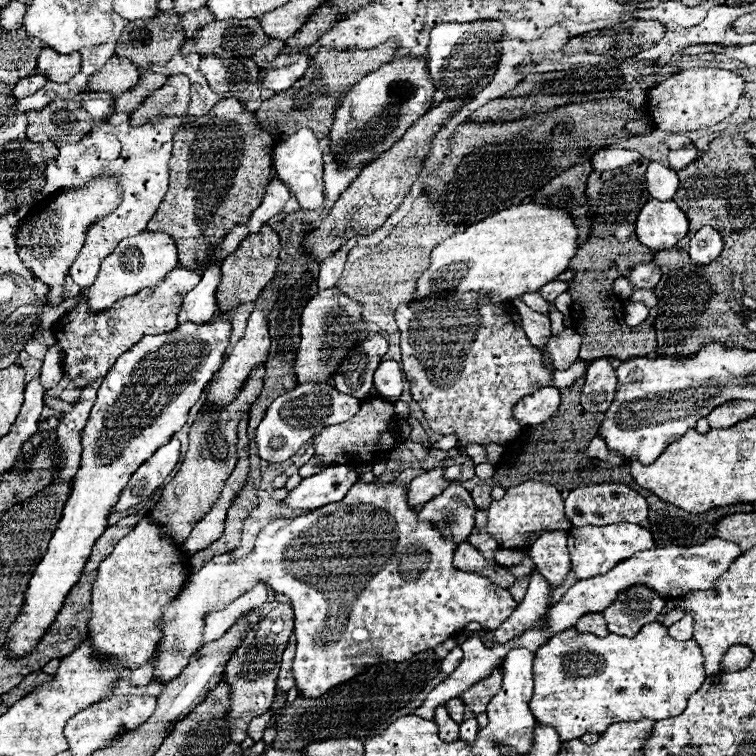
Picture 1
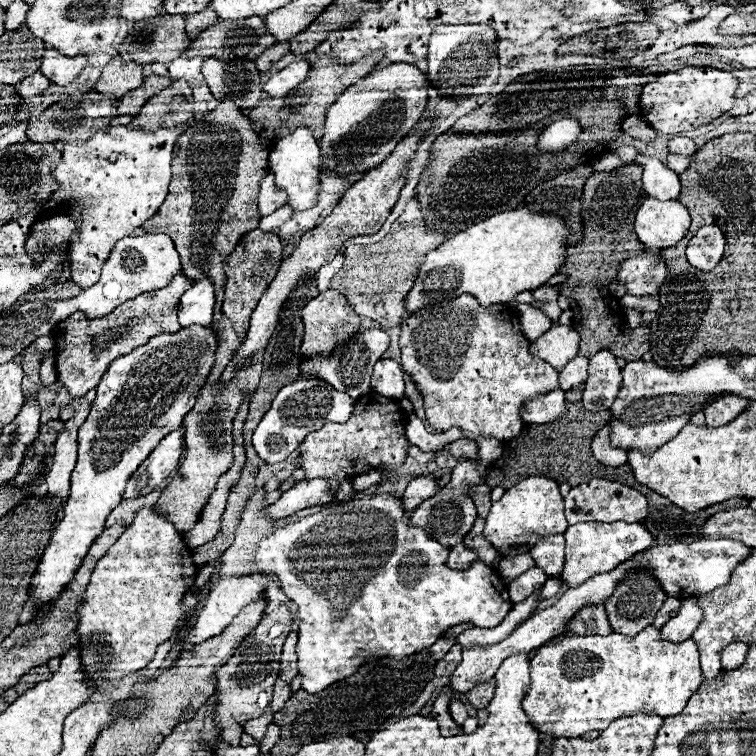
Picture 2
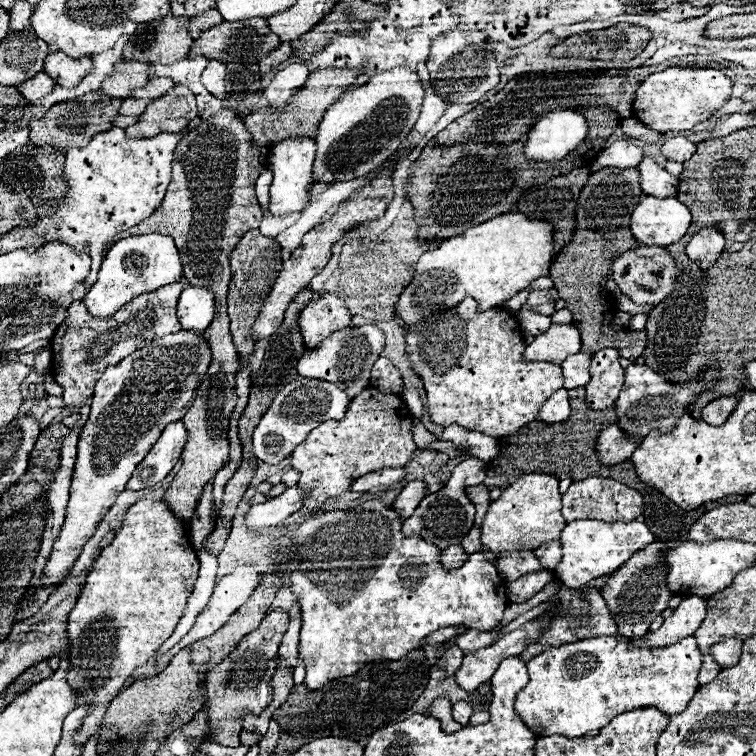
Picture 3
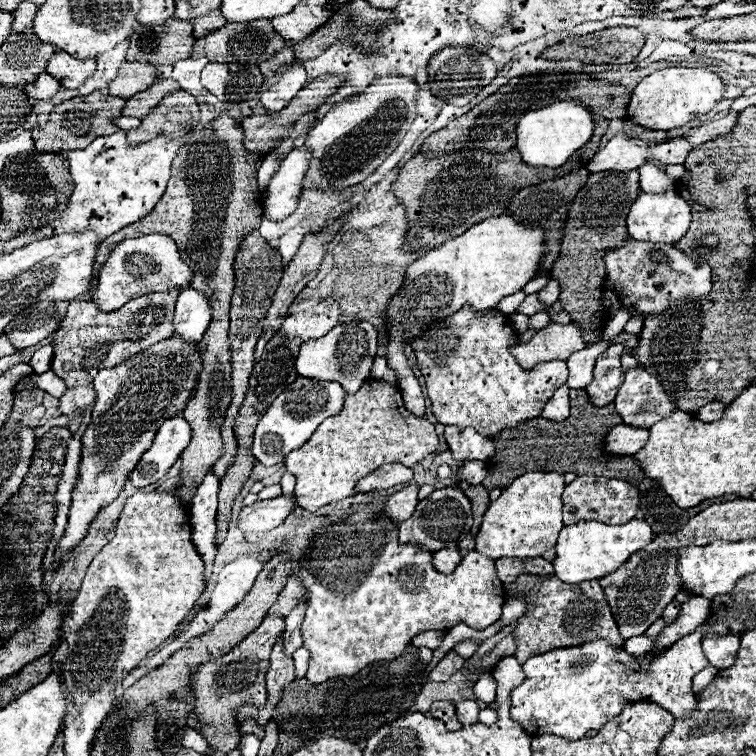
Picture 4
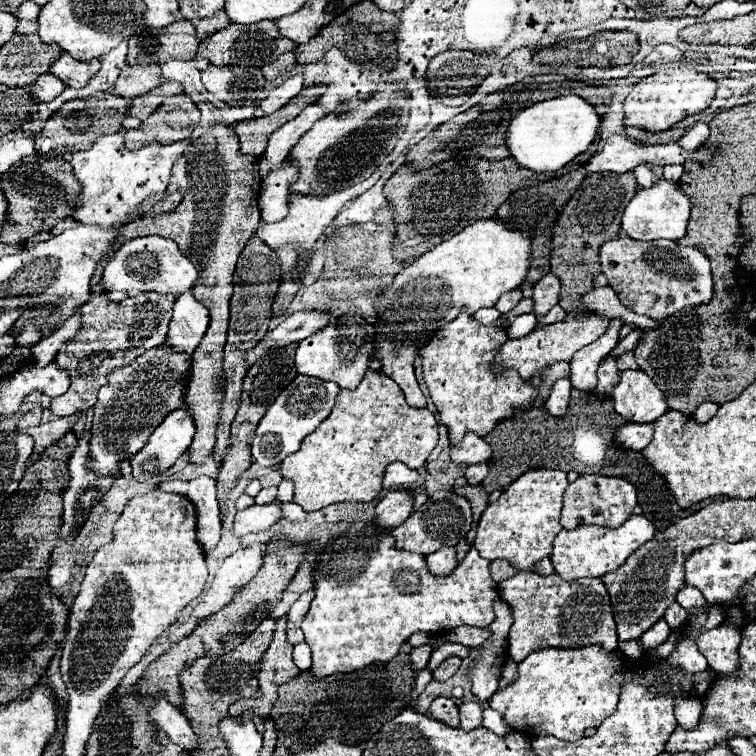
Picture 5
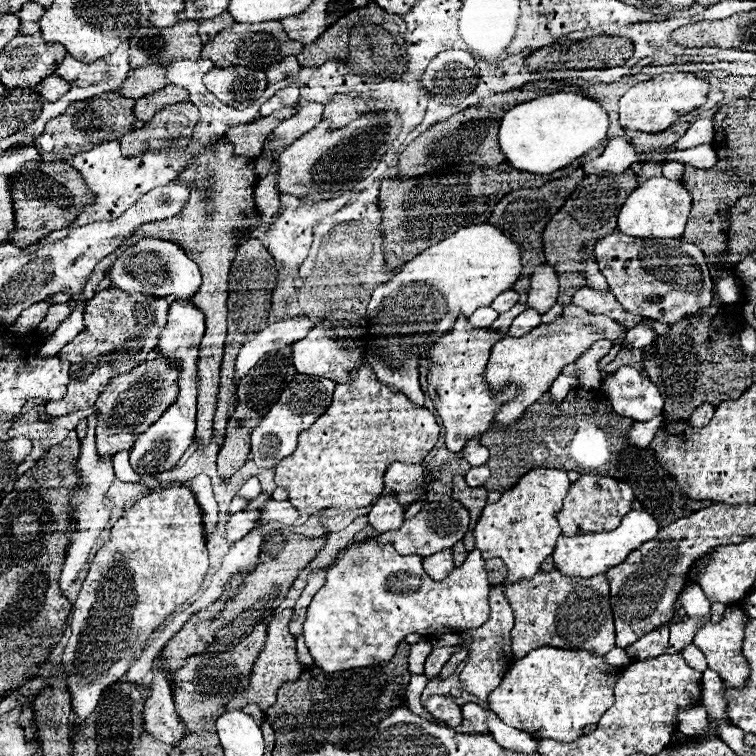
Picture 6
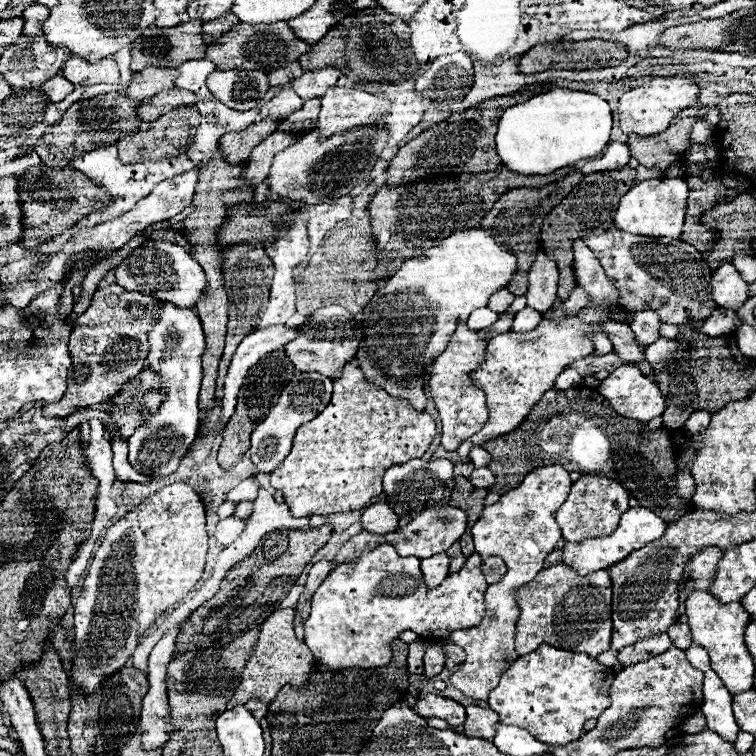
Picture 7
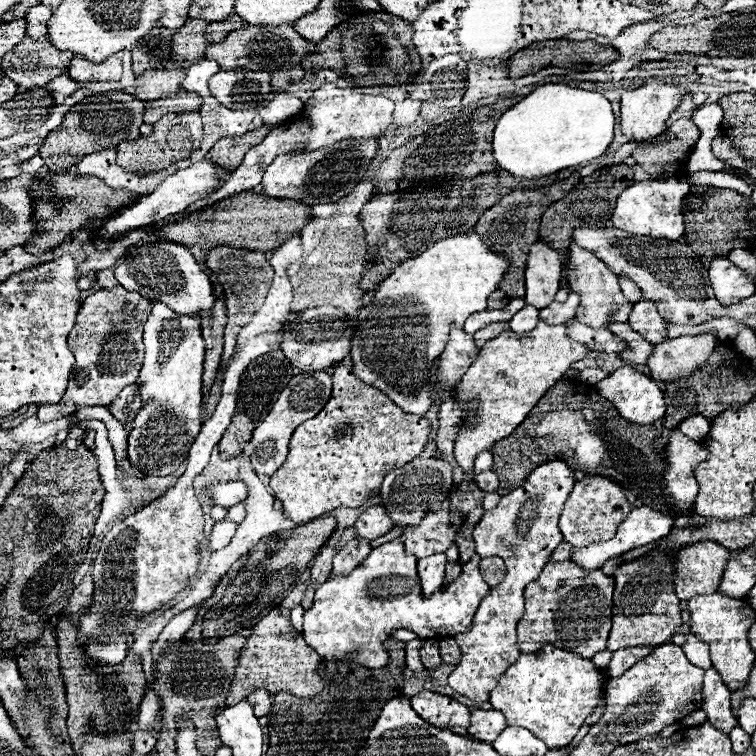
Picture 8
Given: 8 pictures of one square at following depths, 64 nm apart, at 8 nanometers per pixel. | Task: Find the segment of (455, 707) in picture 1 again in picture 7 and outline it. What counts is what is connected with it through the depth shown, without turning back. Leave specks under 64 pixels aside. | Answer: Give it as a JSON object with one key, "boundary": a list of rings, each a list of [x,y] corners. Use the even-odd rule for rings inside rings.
{"boundary":[[[466,706],[466,722],[464,722],[464,734],[474,738],[494,738],[494,730],[500,718],[490,708],[480,706]]]}

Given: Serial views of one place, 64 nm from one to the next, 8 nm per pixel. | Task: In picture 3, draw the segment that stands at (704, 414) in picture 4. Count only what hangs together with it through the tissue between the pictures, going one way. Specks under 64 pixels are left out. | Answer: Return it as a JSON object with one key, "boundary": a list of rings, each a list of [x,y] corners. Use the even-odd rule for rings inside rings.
{"boundary":[[[724,396],[718,400],[712,400],[704,410],[702,410],[702,420],[712,424],[712,426],[720,426],[728,420],[728,416],[736,410],[740,402],[740,396]]]}

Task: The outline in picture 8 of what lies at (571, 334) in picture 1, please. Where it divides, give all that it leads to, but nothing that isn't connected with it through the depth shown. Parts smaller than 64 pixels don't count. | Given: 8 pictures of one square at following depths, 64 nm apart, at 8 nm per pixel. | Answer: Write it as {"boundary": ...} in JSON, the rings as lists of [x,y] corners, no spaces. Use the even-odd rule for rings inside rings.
{"boundary":[[[542,320],[532,332],[516,334],[508,330],[488,340],[458,386],[458,400],[468,402],[478,398],[478,408],[474,426],[466,422],[454,442],[456,462],[464,470],[472,470],[476,454],[488,450],[496,440],[512,434],[546,394],[546,390],[552,388],[574,362],[588,354],[590,348],[586,344],[580,344],[568,336],[566,324],[546,324]],[[612,322],[612,324],[608,324],[608,328],[628,344],[620,352],[622,360],[626,360],[630,364],[646,364],[648,362],[648,356],[652,352],[652,344],[646,342],[638,332],[634,332],[628,322]]]}

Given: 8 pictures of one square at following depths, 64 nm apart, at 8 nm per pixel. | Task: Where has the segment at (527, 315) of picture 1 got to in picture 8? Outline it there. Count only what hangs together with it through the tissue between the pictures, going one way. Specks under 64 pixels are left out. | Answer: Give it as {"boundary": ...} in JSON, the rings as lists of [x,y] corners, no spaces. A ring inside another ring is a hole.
{"boundary":[[[544,242],[530,246],[526,266],[526,304],[542,310],[550,306],[560,288],[560,256]]]}

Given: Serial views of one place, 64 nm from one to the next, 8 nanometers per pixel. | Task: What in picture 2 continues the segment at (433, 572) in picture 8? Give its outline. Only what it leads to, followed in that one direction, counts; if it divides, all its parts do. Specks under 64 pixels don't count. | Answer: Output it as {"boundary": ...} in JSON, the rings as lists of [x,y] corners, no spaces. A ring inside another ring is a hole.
{"boundary":[[[456,544],[452,550],[450,550],[450,556],[448,556],[448,566],[454,568],[454,570],[466,570],[472,562],[478,560],[478,554],[470,548],[466,548],[464,544]]]}

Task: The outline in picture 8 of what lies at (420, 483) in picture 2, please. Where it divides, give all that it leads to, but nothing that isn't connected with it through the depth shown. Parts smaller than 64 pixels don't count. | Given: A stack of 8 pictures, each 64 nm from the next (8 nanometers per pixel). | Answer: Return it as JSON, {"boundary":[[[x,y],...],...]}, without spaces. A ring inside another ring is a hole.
{"boundary":[[[370,506],[354,524],[360,538],[374,540],[378,536],[384,536],[392,530],[392,518],[384,506]]]}

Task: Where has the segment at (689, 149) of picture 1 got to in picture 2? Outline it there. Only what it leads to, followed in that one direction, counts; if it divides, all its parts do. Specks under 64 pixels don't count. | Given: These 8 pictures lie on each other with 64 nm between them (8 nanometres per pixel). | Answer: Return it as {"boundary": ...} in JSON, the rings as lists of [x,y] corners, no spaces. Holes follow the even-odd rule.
{"boundary":[[[668,154],[668,162],[666,162],[666,164],[668,164],[668,168],[670,168],[670,170],[674,170],[674,172],[678,174],[678,172],[682,172],[682,170],[684,170],[684,168],[690,164],[690,158],[692,158],[692,156]]]}

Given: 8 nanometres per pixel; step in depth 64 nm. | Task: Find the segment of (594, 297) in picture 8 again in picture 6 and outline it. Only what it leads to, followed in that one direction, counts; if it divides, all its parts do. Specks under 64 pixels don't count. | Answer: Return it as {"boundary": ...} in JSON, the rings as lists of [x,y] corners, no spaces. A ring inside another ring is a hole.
{"boundary":[[[584,260],[584,278],[586,278],[586,284],[588,284],[588,288],[592,288],[592,290],[608,290],[608,284],[606,284],[606,280],[604,280],[604,276],[602,276],[602,272],[598,270],[598,264],[596,264],[596,260]]]}

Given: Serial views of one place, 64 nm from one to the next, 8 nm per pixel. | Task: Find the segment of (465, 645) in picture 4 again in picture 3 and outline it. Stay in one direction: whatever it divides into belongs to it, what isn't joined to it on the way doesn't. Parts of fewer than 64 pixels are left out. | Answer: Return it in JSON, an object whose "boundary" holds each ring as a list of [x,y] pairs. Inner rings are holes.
{"boundary":[[[468,628],[464,634],[460,634],[456,638],[456,644],[460,646],[462,652],[474,652],[476,648],[486,648],[488,644],[492,644],[498,636],[500,636],[502,630],[486,630],[486,632],[480,632],[476,628]]]}

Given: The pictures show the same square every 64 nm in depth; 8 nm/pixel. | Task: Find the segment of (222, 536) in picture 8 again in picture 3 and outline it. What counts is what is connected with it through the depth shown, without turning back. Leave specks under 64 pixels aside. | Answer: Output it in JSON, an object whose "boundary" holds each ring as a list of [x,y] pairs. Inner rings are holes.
{"boundary":[[[292,486],[280,496],[264,502],[264,504],[254,504],[250,512],[246,514],[248,526],[256,530],[268,530],[274,526],[280,526],[288,516],[298,512],[304,504],[302,500],[308,498],[310,494],[304,492],[300,486]]]}

